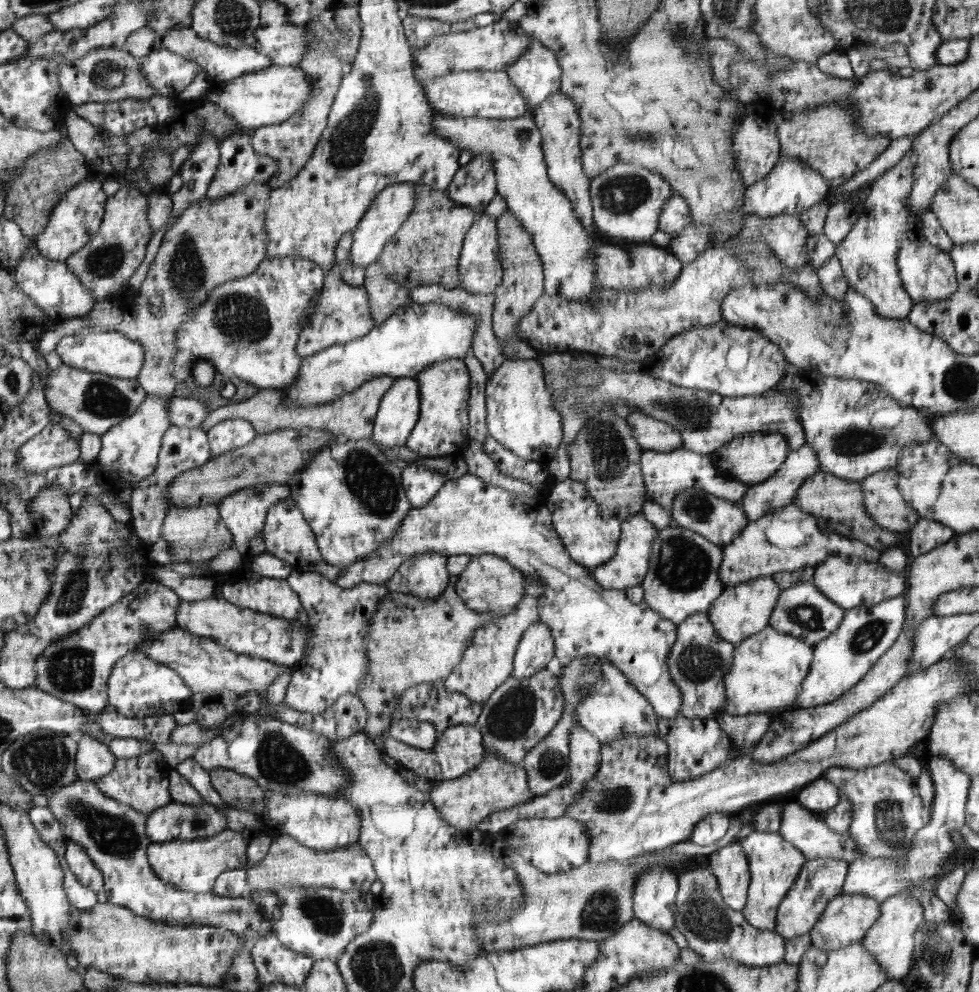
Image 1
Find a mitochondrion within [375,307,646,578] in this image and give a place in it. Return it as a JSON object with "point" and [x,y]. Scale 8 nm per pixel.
{"point":[609,453]}

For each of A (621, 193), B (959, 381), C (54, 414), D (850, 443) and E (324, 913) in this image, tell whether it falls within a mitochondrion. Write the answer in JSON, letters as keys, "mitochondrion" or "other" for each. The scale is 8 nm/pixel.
{"A":"mitochondrion","B":"mitochondrion","C":"other","D":"mitochondrion","E":"mitochondrion"}

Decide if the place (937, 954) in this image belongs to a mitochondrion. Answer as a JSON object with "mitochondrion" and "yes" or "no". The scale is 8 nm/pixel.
{"mitochondrion":"yes"}

